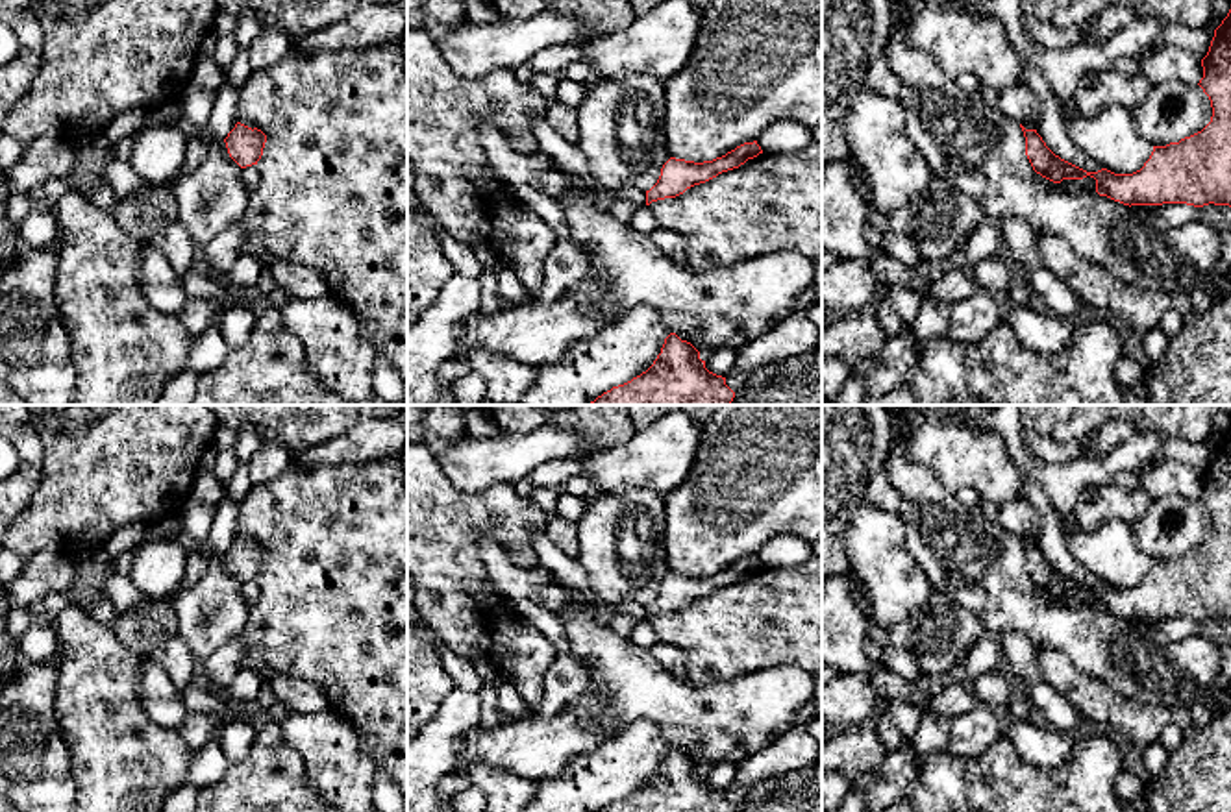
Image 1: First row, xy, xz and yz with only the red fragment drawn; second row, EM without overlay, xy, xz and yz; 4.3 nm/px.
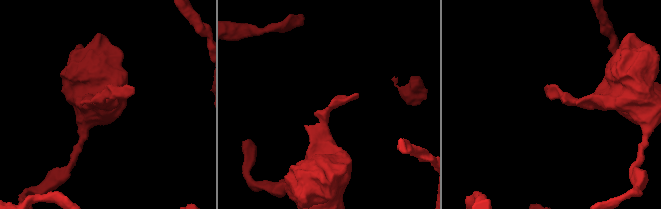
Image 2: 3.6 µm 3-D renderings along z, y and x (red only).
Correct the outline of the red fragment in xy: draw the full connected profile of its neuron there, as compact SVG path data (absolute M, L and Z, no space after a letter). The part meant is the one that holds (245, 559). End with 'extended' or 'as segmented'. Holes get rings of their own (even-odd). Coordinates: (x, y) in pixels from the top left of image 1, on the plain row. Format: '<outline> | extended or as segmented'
M241 536L224 553L230 572L241 581L257 579L263 570L267 549L257 542L248 542Z | as segmented

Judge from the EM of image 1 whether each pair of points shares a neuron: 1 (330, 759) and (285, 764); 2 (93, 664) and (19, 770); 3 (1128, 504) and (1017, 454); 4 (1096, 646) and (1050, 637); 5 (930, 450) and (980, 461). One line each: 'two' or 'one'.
1: two
2: two
3: two
4: one
5: one

